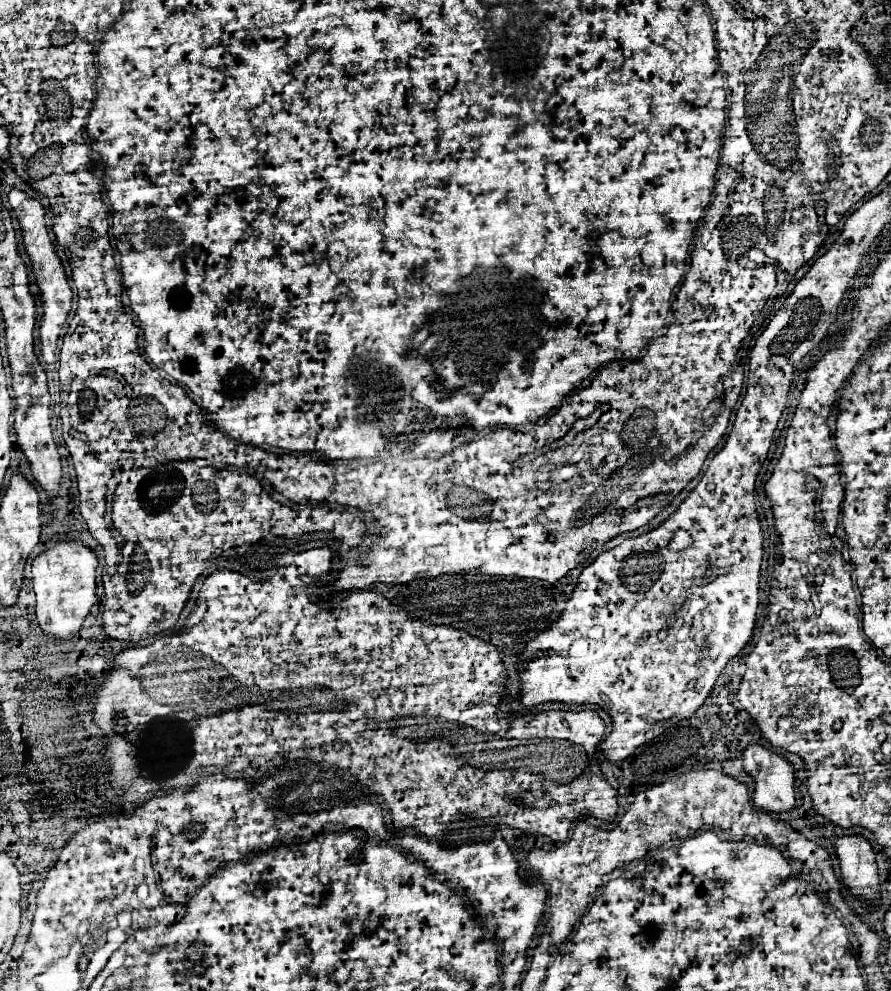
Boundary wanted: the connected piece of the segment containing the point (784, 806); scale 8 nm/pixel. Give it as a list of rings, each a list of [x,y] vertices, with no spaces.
[[[751,744],[743,752],[743,768],[755,782],[753,802],[761,810],[791,812],[795,808],[795,772],[779,754]]]

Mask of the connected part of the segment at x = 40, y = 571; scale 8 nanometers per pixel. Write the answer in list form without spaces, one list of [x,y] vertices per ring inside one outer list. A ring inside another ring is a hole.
[[[75,540],[57,542],[47,552],[39,554],[33,564],[33,592],[37,596],[37,622],[45,636],[53,640],[69,640],[81,628],[91,606],[97,602],[95,568],[97,556]]]

